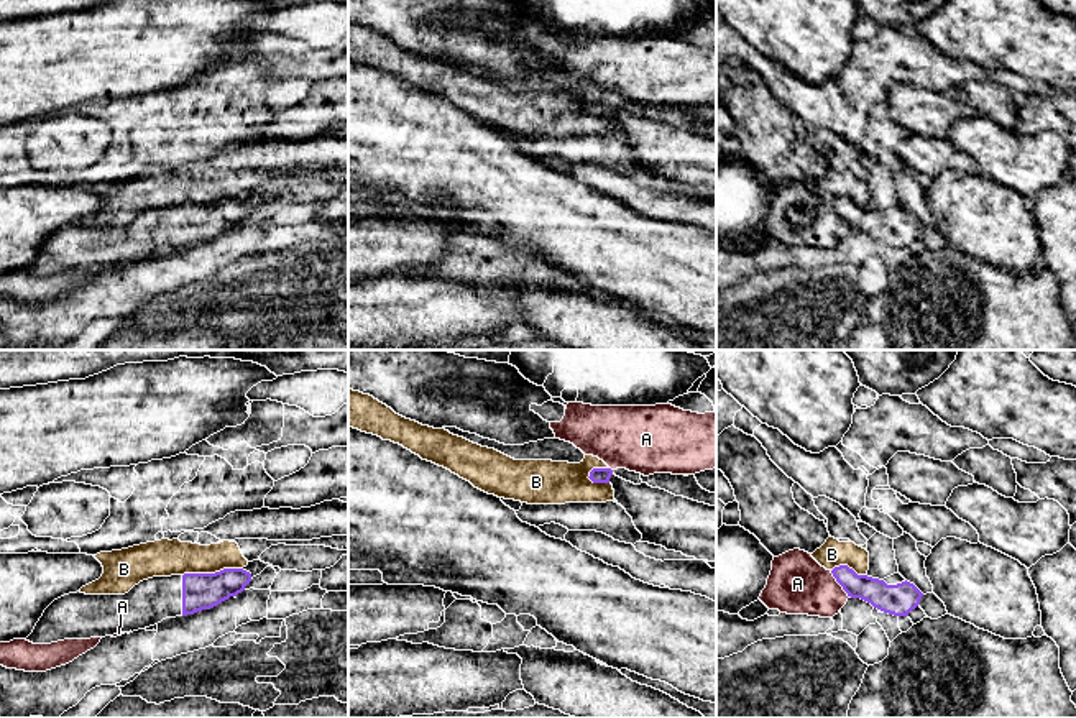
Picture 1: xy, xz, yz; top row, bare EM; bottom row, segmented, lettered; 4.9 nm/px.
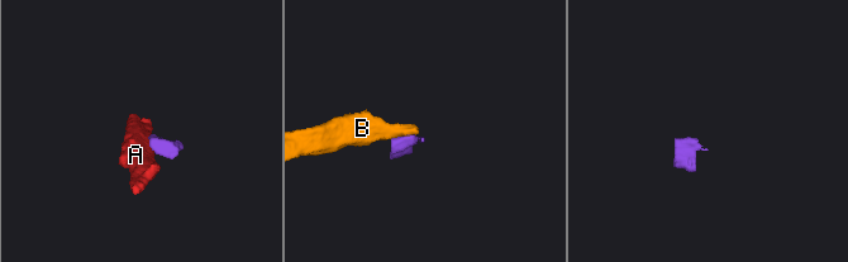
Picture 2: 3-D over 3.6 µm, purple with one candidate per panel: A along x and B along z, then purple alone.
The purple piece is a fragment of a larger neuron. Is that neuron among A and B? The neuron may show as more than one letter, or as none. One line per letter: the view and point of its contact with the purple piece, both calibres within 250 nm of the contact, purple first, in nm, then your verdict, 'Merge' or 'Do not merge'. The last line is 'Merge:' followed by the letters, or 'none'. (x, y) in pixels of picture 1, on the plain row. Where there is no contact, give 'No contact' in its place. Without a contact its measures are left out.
A: Touches purple at yz (838, 214). Thickness 130 nm (purple) against 280 nm. Do not merge
B: Touches purple at xy (212, 206). Thickness 180 nm (purple) against 180 nm. Do not merge
Merge: none

